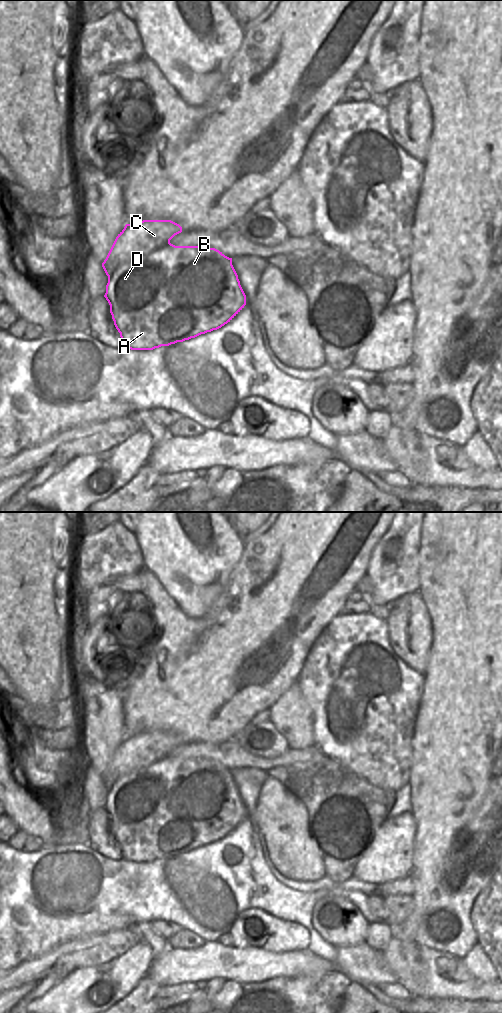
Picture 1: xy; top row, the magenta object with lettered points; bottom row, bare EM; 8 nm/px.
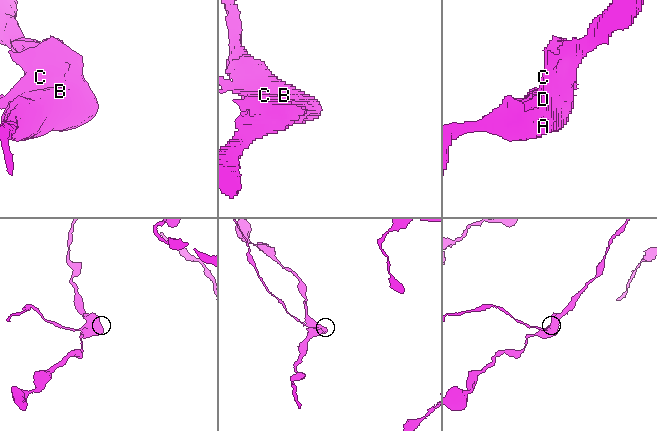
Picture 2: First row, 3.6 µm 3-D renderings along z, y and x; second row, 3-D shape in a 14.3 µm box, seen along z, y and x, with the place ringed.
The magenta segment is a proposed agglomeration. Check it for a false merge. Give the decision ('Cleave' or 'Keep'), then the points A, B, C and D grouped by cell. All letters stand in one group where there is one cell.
Cleave. Groups: A B D / C.

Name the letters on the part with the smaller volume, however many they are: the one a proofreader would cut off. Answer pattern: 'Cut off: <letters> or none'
Cut off: C

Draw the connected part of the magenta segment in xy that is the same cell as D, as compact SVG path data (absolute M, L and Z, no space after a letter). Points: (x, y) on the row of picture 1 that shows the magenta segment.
M167 240L151 254L139 256L108 276L104 295L124 348L153 350L217 330L230 322L246 305L246 295L232 265L232 258L207 246L175 246Z

